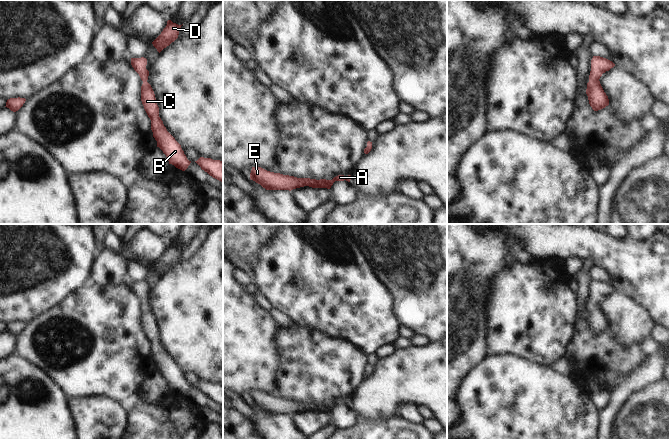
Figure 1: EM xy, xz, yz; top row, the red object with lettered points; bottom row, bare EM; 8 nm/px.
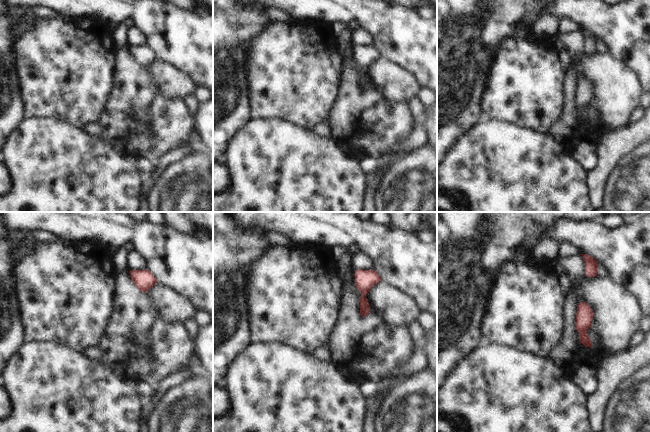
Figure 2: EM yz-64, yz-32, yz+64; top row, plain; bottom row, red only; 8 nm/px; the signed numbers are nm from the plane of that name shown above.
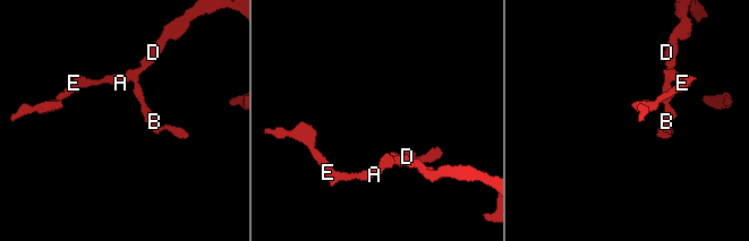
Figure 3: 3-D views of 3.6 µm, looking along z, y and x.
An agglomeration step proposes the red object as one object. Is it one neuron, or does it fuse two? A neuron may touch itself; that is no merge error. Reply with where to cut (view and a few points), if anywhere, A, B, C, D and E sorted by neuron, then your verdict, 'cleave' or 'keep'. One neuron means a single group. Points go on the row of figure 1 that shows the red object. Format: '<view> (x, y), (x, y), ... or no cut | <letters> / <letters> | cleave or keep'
no cut | A B C D E | keep

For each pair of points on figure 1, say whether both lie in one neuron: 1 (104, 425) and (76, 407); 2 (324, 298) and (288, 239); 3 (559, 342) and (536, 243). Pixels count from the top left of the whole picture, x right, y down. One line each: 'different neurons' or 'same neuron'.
1: same neuron
2: same neuron
3: different neurons

